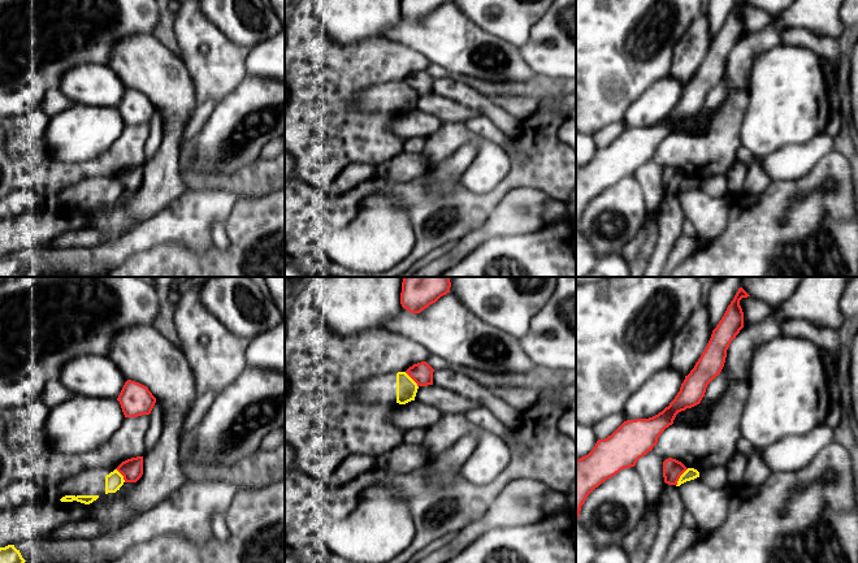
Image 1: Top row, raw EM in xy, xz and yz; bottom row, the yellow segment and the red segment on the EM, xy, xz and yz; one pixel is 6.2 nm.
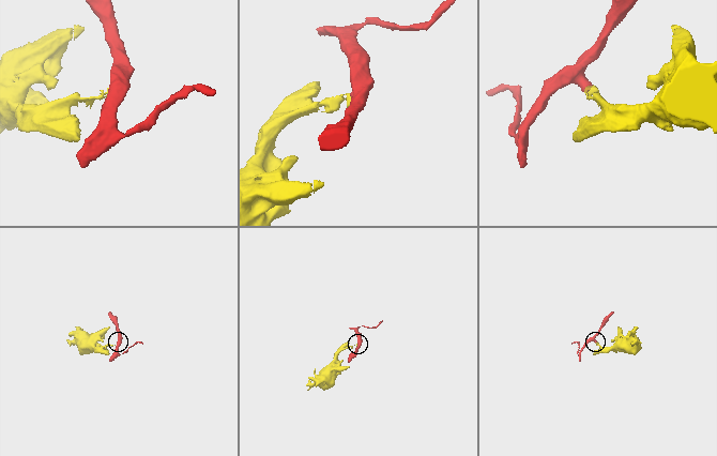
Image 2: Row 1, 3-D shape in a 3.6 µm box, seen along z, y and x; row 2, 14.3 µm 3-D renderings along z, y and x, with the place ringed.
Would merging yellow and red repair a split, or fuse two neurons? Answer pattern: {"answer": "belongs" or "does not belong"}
{"answer": "does not belong"}

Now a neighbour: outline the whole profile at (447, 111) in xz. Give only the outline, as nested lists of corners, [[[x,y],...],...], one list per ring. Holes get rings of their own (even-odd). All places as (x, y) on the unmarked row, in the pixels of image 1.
[[[436,94],[419,95],[415,109],[434,116],[442,122],[465,122],[472,117],[482,114],[478,111]]]

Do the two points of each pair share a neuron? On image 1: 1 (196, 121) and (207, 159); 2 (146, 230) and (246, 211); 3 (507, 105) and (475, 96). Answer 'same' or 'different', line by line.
1: different
2: different
3: different

